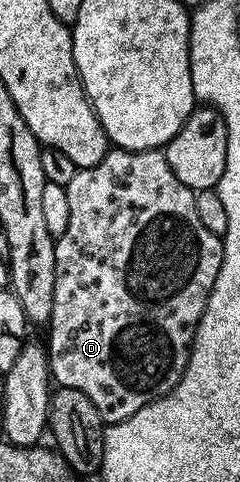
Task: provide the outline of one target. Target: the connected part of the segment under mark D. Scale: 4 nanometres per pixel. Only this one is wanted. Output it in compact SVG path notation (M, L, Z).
M118 147L112 148L103 156L101 163L97 163L88 169L79 169L76 171L73 175L73 179L65 186L65 188L67 190L67 198L69 199L69 227L65 227L65 235L55 238L53 311L51 312L51 320L49 322L51 334L48 335L47 341L45 340L49 373L56 386L64 389L76 389L77 391L81 391L81 395L89 395L93 407L97 407L97 411L103 416L104 422L114 423L116 421L126 421L129 415L141 411L141 407L145 407L150 401L156 401L157 398L164 397L167 393L171 393L173 387L177 387L177 383L183 378L183 372L185 371L187 360L191 354L191 344L195 338L195 328L199 326L199 320L205 311L205 303L213 291L213 283L217 283L217 271L221 271L221 263L223 262L223 242L220 237L213 235L213 231L207 230L205 226L201 224L201 219L197 219L197 211L195 210L196 190L185 187L185 183L181 183L181 179L177 179L177 175L173 175L173 167L169 167L166 156L158 149L137 149L132 151L130 149L120 149Z

